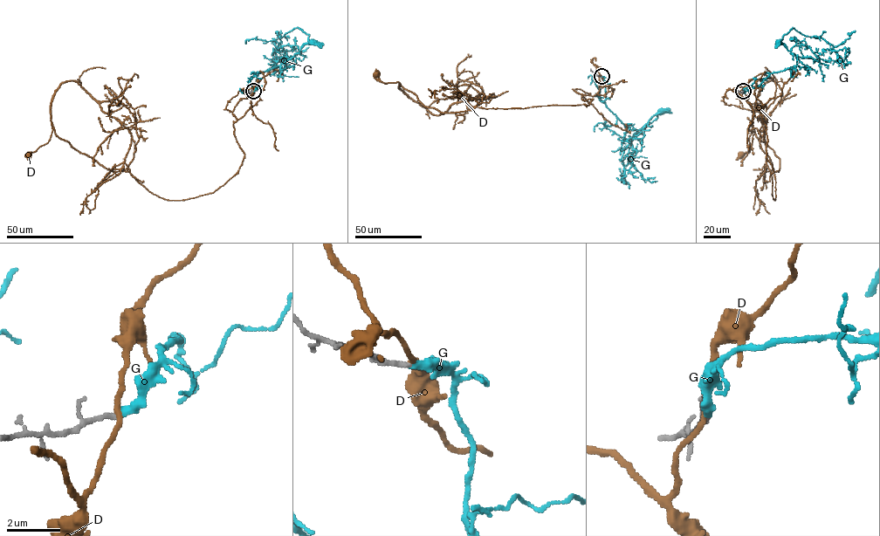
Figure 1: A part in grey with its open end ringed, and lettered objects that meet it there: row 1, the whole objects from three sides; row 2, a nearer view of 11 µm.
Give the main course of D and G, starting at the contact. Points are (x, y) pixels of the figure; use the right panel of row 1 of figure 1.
D: (743, 91), (763, 113), (775, 200), (761, 122), (782, 95), (773, 81), (759, 91), (750, 150), (740, 154)
G: (743, 91), (745, 88), (758, 86), (771, 73), (796, 65), (796, 56), (783, 44), (776, 43)

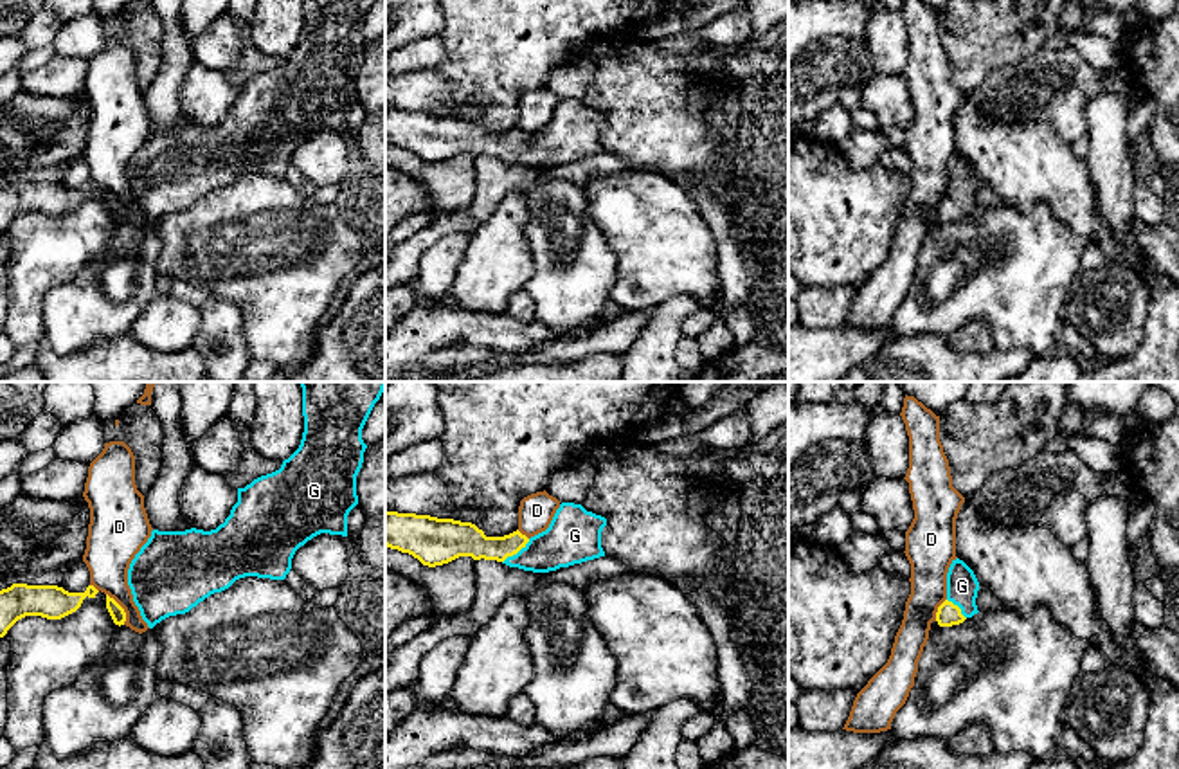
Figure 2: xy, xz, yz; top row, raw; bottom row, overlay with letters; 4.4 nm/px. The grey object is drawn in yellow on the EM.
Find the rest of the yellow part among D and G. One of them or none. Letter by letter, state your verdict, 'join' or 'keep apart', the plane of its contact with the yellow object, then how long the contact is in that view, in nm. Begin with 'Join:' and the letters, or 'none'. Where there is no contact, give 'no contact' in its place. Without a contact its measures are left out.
Join: G
D: keep apart; contact in xy; length 170 nm
G: join; contact in xz; length 170 nm

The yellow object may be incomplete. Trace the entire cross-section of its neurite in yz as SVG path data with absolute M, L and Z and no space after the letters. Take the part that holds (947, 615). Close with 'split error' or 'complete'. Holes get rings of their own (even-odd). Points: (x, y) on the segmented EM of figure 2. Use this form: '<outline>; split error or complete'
M959 558L952 560L947 573L947 600L938 607L936 621L940 627L963 623L977 614L979 582L974 571Z; split error

